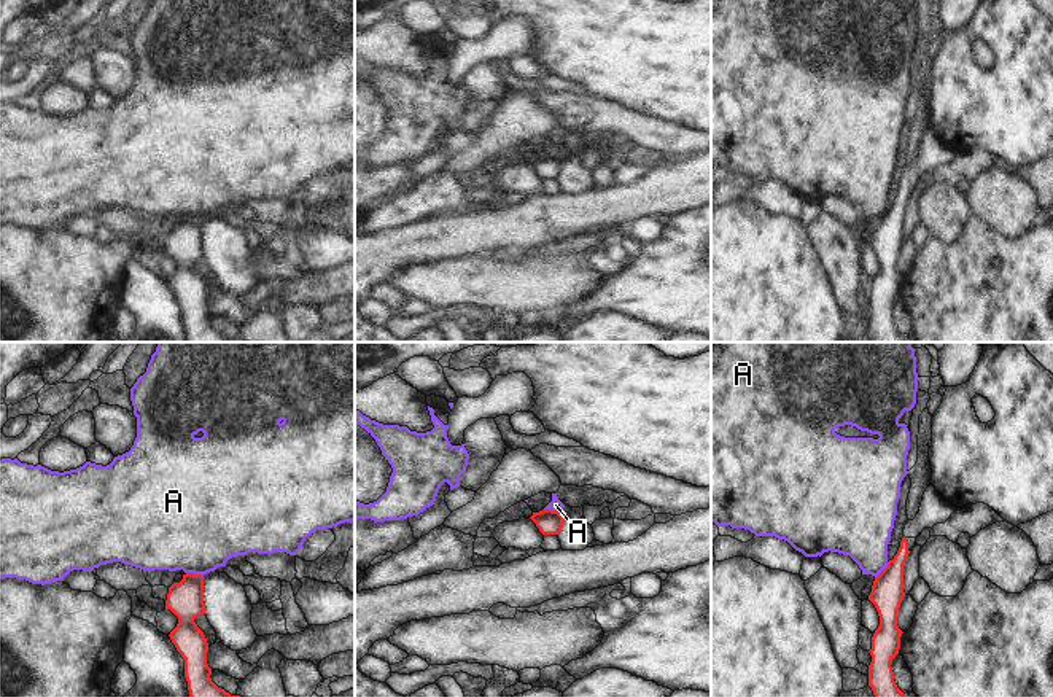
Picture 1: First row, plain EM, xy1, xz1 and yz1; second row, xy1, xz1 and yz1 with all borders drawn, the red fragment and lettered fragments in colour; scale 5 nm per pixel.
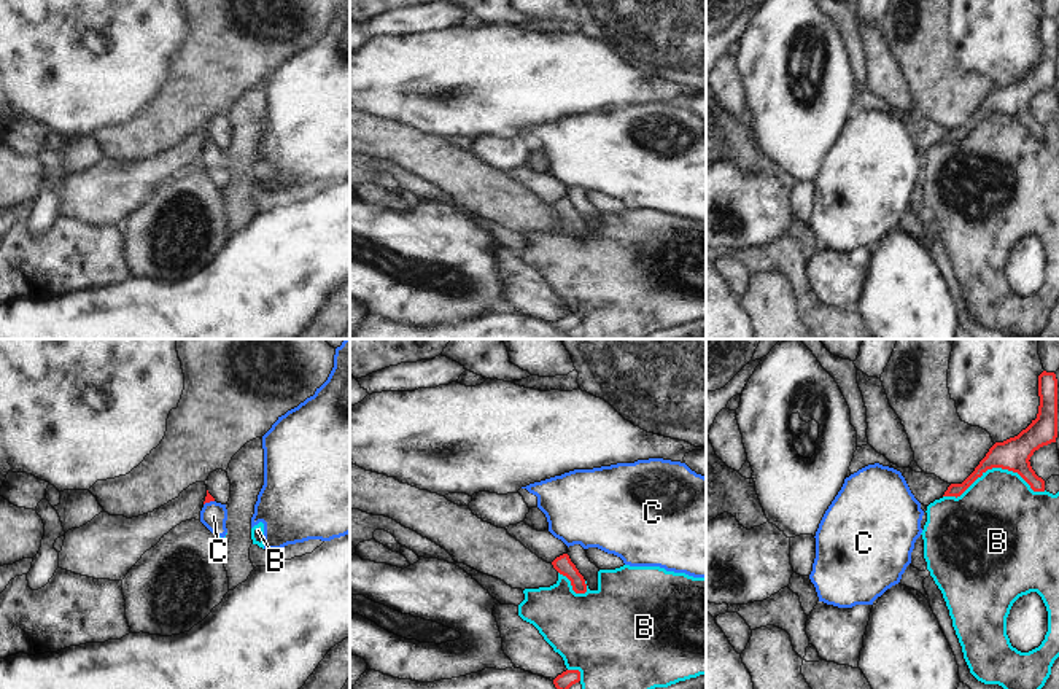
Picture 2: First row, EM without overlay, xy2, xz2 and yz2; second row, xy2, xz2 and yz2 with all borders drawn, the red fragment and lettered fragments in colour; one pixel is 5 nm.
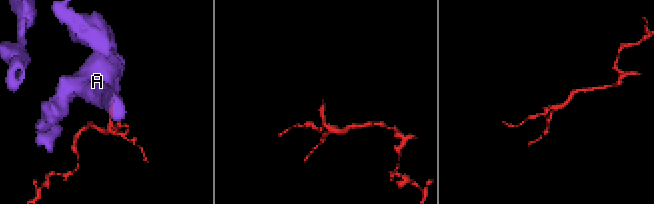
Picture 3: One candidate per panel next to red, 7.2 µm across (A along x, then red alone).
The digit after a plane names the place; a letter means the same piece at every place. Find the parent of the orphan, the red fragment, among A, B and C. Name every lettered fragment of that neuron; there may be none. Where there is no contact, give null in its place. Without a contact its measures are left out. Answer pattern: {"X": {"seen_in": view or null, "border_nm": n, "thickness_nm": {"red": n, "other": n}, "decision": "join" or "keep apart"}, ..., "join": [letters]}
{"A": {"seen_in": "xy1", "border_nm": 90, "thickness_nm": {"red": 190, "other": 480}, "decision": "keep apart"}, "B": {"seen_in": "yz2", "border_nm": 500, "thickness_nm": {"red": 160, "other": 420}, "decision": "keep apart"}, "C": {"seen_in": "xy2", "border_nm": 60, "thickness_nm": {"red": 40, "other": 140}, "decision": "join"}, "join": ["C"]}

